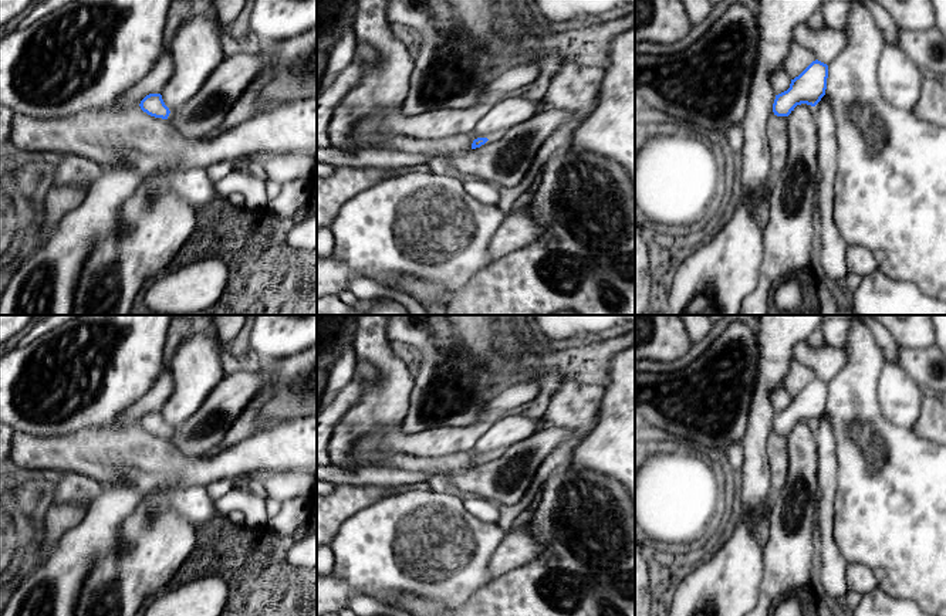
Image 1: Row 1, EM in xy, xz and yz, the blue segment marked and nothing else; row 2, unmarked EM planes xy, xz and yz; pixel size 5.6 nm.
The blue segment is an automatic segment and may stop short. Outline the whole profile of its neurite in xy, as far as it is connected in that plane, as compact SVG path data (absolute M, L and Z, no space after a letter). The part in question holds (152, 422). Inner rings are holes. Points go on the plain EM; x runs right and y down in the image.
M161 412L146 413L141 419L139 424L143 430L146 430L148 433L155 434L155 436L168 437L168 434L170 431L169 426L165 423Z

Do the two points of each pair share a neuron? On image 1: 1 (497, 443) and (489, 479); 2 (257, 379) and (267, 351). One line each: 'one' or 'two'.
1: two
2: two

